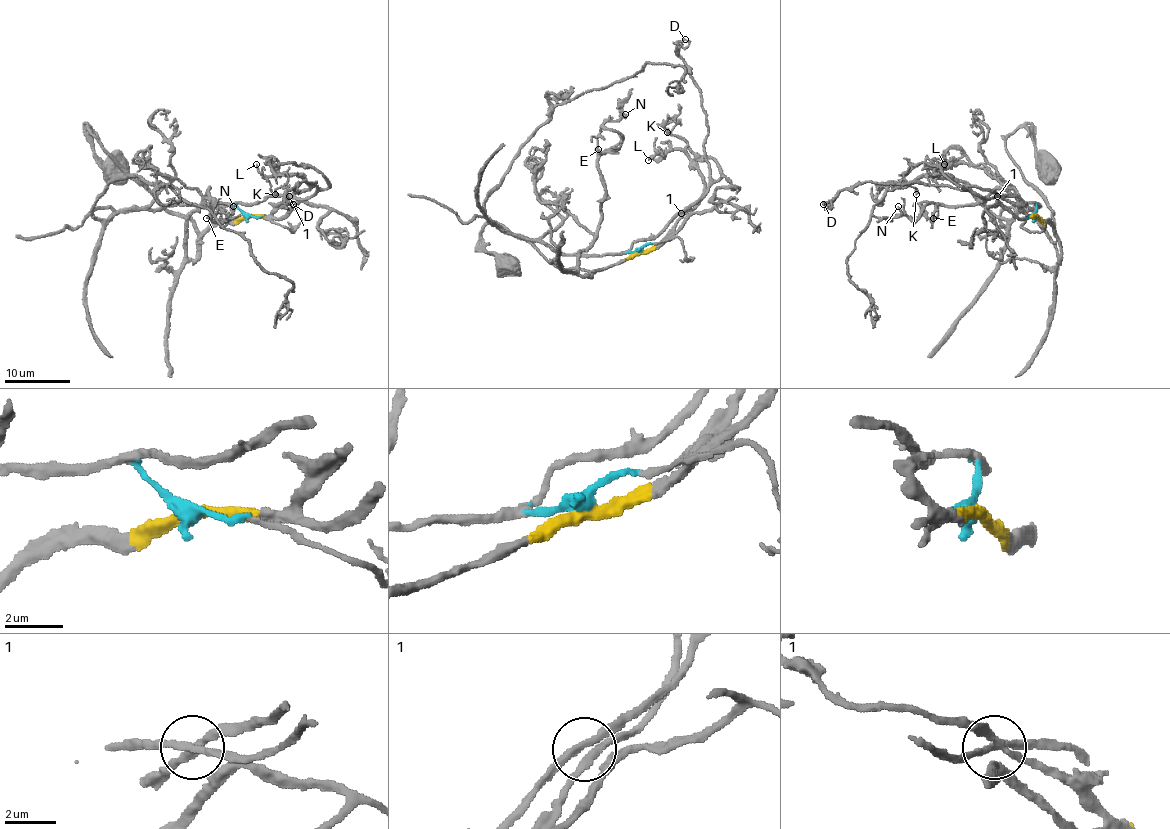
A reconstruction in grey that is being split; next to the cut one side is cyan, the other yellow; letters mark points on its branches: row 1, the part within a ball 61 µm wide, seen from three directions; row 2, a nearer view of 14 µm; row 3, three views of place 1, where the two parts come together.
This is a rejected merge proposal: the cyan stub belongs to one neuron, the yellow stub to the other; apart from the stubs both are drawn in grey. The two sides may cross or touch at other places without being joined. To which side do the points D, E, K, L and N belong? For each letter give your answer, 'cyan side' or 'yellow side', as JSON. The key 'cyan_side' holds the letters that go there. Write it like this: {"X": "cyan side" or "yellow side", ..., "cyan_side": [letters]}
{"D": "cyan side", "E": "yellow side", "K": "cyan side", "L": "yellow side", "N": "yellow side", "cyan_side": ["D", "K"]}

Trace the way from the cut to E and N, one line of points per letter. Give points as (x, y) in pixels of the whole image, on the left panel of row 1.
E: (248, 216), (213, 226), (199, 255), (189, 258), (187, 219), (210, 190), (207, 217)
N: (248, 216), (213, 226), (189, 258), (187, 219), (208, 190), (205, 206), (230, 217), (215, 222), (233, 206)

